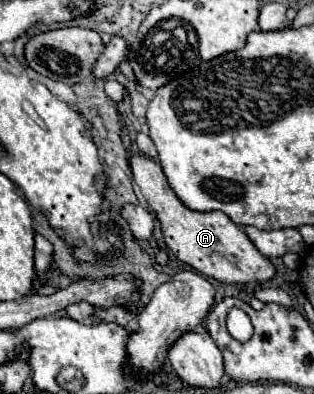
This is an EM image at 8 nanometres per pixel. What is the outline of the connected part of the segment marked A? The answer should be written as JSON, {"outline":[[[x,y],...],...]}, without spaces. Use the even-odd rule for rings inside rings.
{"outline":[[[132,153],[130,157],[130,167],[132,167],[132,177],[134,183],[140,187],[142,195],[146,197],[150,209],[158,217],[162,225],[162,233],[166,239],[168,249],[172,253],[200,271],[206,277],[224,281],[224,283],[234,283],[234,285],[246,285],[246,283],[264,283],[270,281],[276,275],[274,265],[270,263],[268,257],[264,257],[254,243],[248,239],[248,235],[230,221],[228,215],[222,211],[208,211],[208,213],[198,213],[188,209],[176,193],[170,189],[166,175],[162,173],[160,165],[152,159],[148,159],[142,153]]]}

